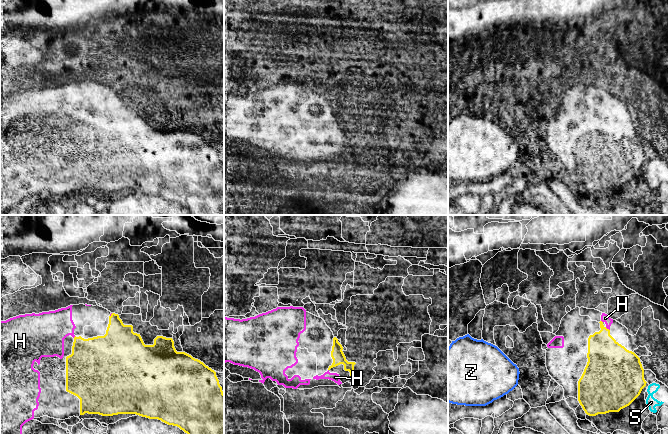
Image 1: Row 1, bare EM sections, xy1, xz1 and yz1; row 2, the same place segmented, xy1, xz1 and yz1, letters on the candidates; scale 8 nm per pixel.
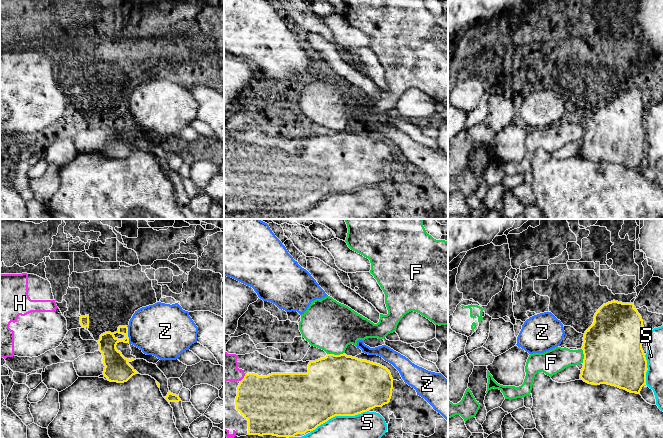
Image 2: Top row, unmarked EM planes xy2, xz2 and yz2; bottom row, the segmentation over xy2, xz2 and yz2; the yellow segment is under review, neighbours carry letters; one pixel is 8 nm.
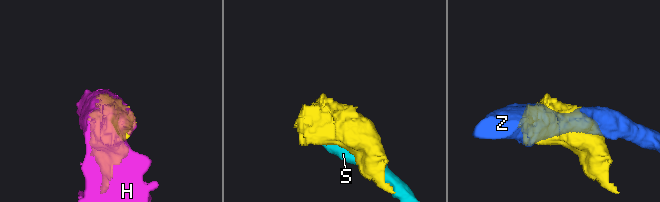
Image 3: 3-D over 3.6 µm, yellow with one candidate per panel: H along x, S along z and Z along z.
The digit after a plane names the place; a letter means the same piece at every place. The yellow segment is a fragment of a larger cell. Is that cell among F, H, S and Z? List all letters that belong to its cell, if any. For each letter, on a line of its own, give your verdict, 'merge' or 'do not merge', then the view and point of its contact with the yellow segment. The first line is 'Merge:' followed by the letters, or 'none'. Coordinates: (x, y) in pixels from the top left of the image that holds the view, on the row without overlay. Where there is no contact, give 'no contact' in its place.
Merge: H
F: do not merge | xz2 (335, 131)
H: merge | xz2 (243, 154)
S: do not merge | xz2 (339, 191)
Z: do not merge | xy2 (127, 110)

